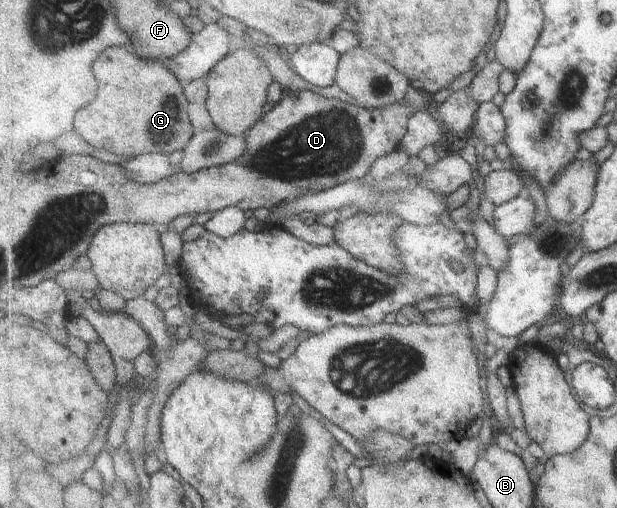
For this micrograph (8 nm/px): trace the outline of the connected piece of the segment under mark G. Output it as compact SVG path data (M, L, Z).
M107 48L93 66L95 78L99 80L99 96L97 100L79 112L75 120L75 130L95 148L109 150L117 156L137 156L145 152L155 152L160 155L169 155L177 150L185 150L190 144L195 130L189 120L187 108L189 100L183 93L183 83L171 74L165 64L159 60L141 60L135 54L127 52L125 48Z

